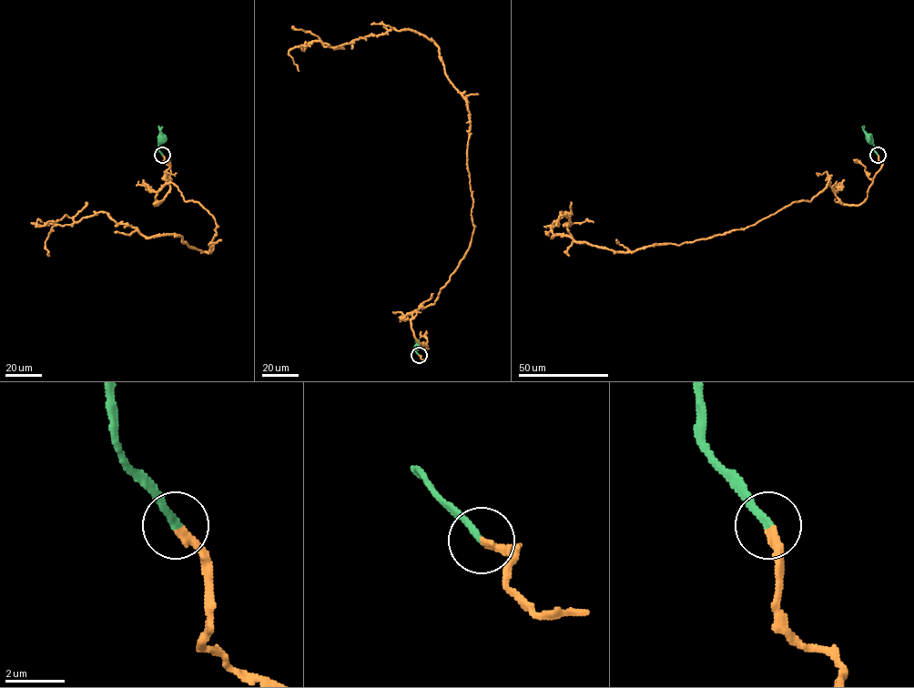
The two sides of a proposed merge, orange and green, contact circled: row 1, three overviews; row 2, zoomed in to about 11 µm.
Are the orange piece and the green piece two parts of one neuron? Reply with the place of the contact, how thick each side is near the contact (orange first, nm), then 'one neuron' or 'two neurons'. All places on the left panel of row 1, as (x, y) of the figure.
at (162, 155); 260 nm thick on the orange side, 280 nm on the other; one neuron

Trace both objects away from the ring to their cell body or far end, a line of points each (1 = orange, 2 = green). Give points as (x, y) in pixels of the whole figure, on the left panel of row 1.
1: (162, 156), (170, 187), (154, 204), (170, 183), (197, 201), (217, 225), (210, 252), (106, 212), (42, 222)
2: (162, 155), (158, 150), (161, 138)

